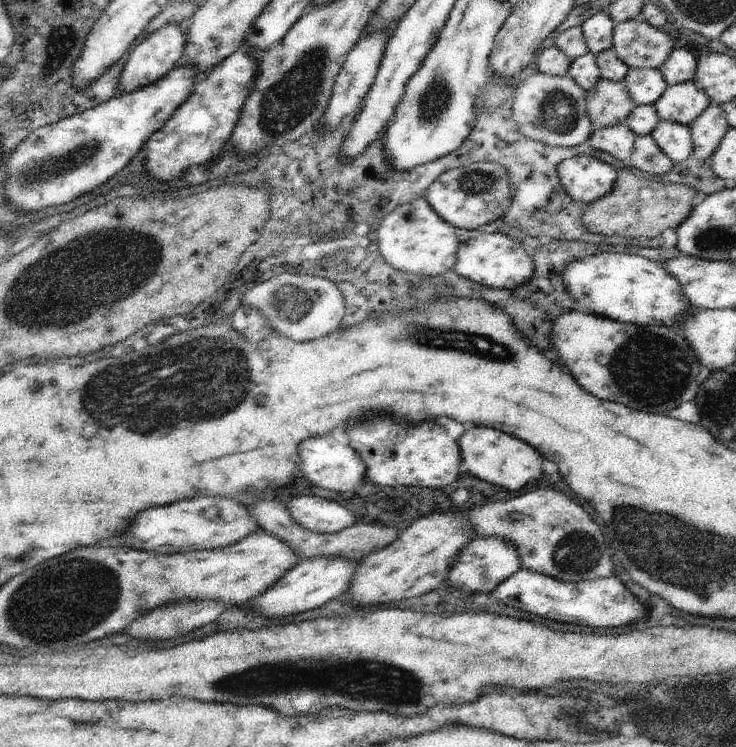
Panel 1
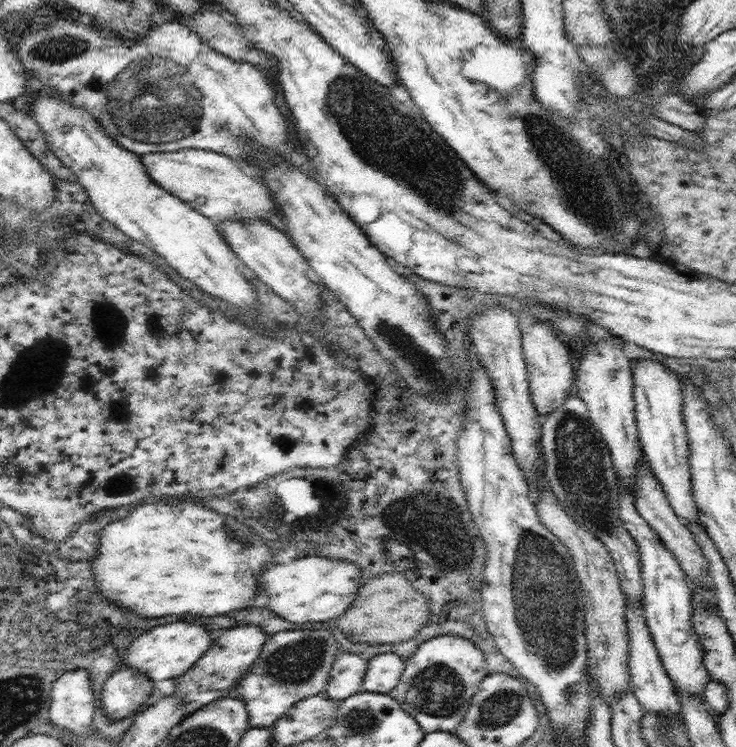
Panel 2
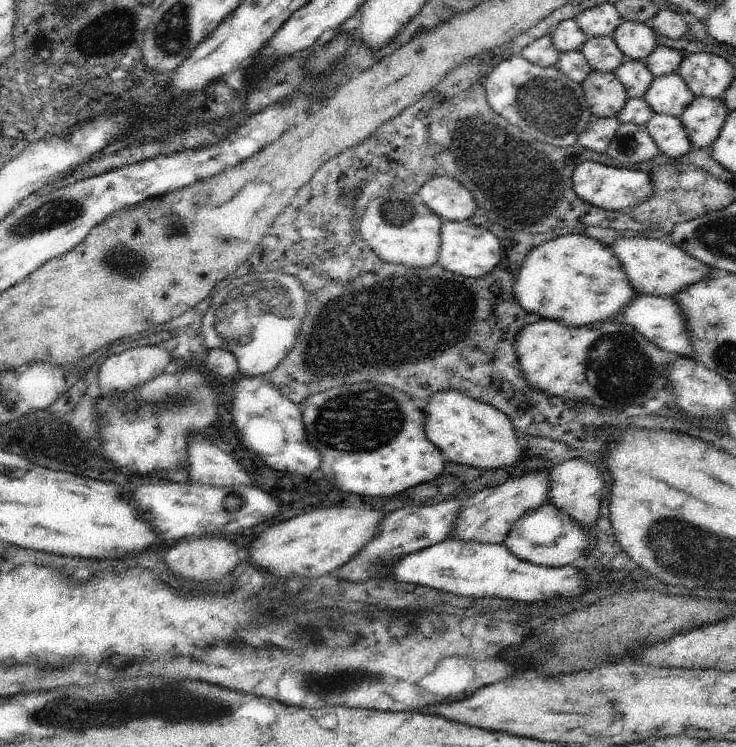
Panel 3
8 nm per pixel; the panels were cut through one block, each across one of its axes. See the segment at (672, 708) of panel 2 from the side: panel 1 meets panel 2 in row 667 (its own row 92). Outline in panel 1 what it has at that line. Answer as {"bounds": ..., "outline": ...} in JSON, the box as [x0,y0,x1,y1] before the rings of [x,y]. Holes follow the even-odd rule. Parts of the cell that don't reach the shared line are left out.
{"bounds":[623,69,668,105],"outline":[[[630,69],[623,83],[636,105],[656,104],[668,88],[660,69]]]}

